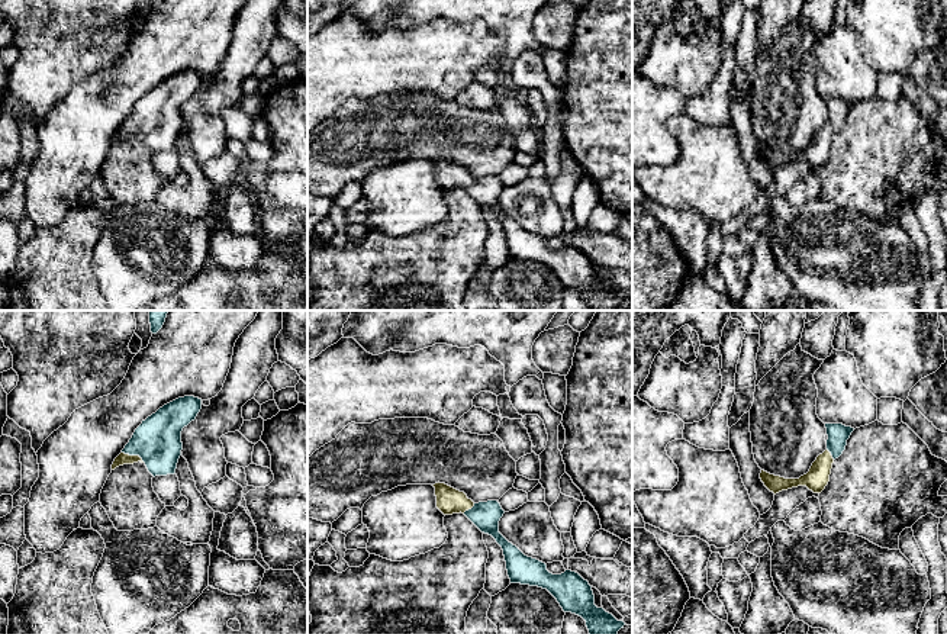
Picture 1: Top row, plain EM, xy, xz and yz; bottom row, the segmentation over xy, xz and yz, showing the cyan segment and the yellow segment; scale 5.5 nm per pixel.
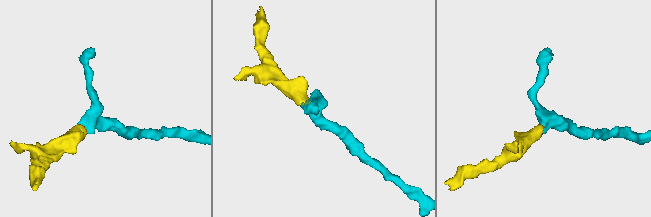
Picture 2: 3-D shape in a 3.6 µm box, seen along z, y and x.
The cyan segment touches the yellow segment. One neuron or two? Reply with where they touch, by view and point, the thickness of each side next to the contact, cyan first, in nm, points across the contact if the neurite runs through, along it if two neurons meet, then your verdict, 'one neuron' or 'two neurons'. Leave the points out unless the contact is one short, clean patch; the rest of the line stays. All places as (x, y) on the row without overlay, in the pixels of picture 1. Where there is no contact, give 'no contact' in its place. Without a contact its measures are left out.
xy (134, 129) | 260/70 nm | across xy (157, 115), (141, 122), (134, 129), (122, 134) | one neuron

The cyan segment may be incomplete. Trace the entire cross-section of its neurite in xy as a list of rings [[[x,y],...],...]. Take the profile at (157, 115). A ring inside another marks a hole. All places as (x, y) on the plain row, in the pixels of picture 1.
[[[194,71],[178,73],[160,83],[135,104],[112,145],[141,136],[154,152],[174,149],[183,125],[181,106],[200,84],[202,74]]]

